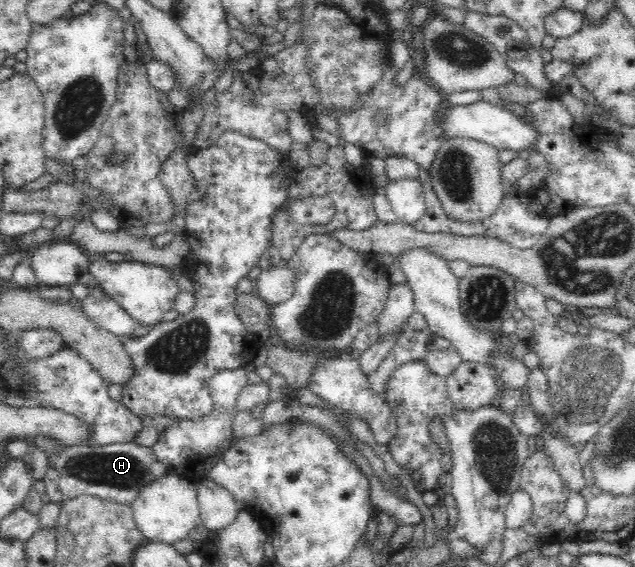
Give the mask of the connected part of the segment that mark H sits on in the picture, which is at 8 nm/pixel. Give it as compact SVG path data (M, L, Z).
M135 443L66 446L60 455L48 459L43 481L46 485L45 493L58 506L82 494L131 505L142 487L166 473L166 468L154 456L151 447Z

